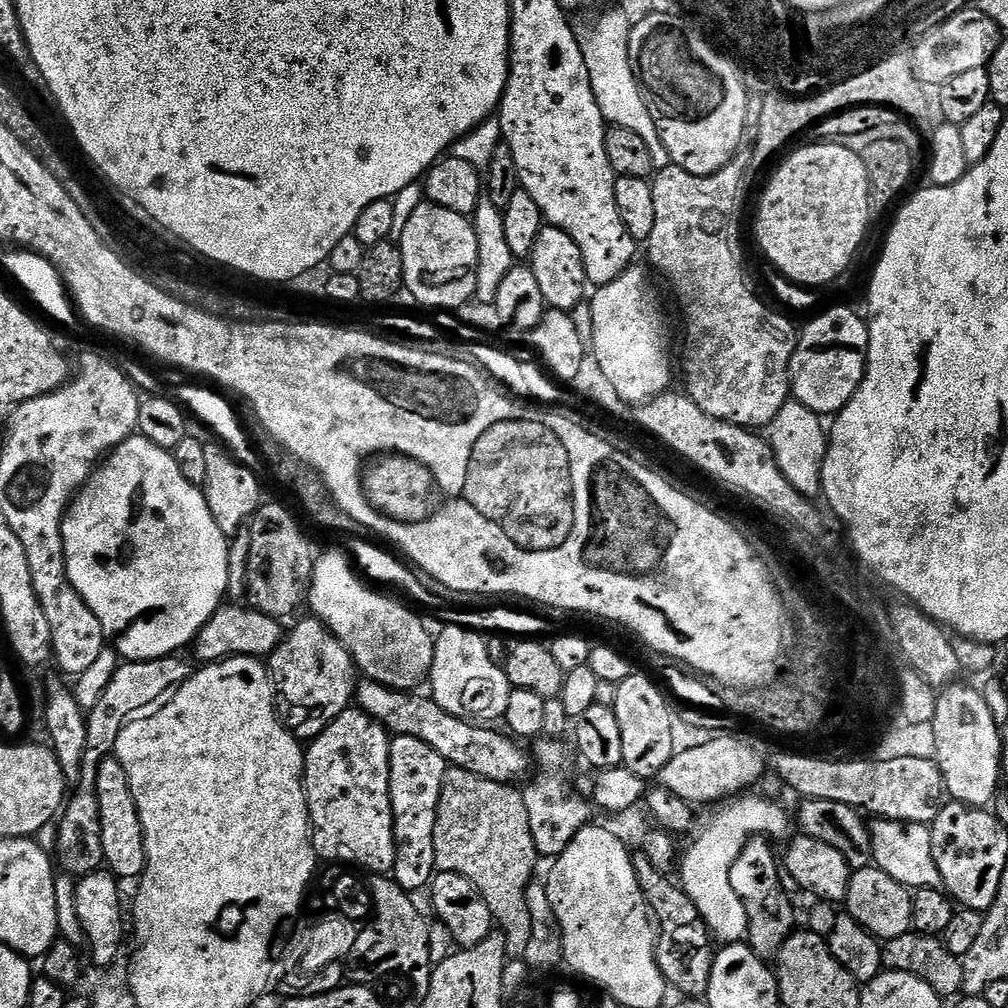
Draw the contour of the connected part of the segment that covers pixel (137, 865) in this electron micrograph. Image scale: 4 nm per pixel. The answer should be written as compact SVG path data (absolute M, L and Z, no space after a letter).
M109 758L102 762L102 766L98 766L96 793L98 814L102 822L102 850L107 871L121 881L135 881L143 876L148 859L144 845L144 827L140 821L138 806L134 802L134 794L130 790L130 782L126 778L126 770L120 760Z

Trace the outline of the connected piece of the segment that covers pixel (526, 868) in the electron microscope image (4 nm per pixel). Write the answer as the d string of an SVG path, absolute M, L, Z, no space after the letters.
M449 767L444 776L442 798L438 802L438 818L434 822L434 858L439 871L462 874L482 894L495 927L506 938L509 957L522 958L530 946L532 923L526 910L526 889L534 883L538 853L530 830L530 814L526 814L524 793L511 784L499 784L470 774L461 768Z

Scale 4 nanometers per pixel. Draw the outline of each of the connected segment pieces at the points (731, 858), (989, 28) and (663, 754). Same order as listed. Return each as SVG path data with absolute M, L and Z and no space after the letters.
M740 794L721 803L716 808L717 812L704 825L699 825L700 833L698 828L691 837L692 845L683 849L682 859L678 864L680 887L700 911L700 917L707 922L713 937L720 942L740 942L748 934L746 906L742 906L738 894L734 894L730 884L730 870L735 860L742 854L748 840L753 837L780 836L788 828L787 814L774 801L748 795L752 794Z
M980 7L964 8L954 14L954 18L942 22L942 26L934 26L934 30L915 41L916 49L910 52L912 68L923 84L939 86L958 74L987 68L990 58L994 58L994 50L998 50L1001 39L1001 28L991 18L986 18Z
M633 674L626 682L616 685L616 717L618 730L622 730L623 767L645 782L650 778L659 777L663 767L675 755L673 747L673 729L670 714L673 705L668 705L666 697L660 693L660 688L648 676Z

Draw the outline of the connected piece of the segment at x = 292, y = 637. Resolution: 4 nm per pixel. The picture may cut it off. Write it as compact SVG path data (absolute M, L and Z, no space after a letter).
M315 618L308 620L297 619L291 629L287 629L286 635L280 641L280 645L272 651L272 655L267 657L266 667L271 675L275 691L292 708L301 708L304 711L304 721L301 724L291 725L290 732L295 739L301 742L311 742L316 735L332 720L338 718L349 708L354 700L354 689L358 684L358 672L352 663L352 656L344 649L342 642L333 632L328 631L328 627Z

